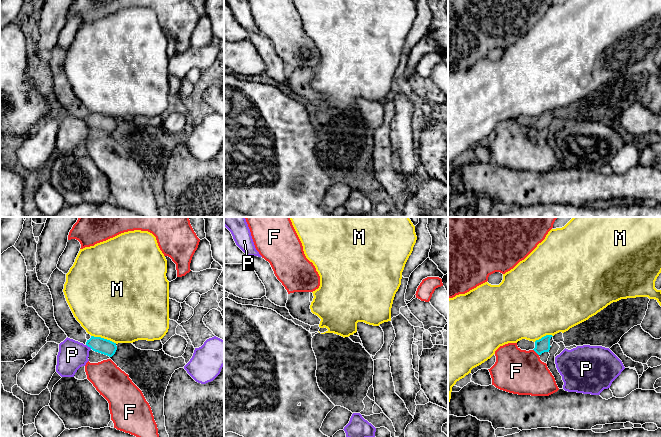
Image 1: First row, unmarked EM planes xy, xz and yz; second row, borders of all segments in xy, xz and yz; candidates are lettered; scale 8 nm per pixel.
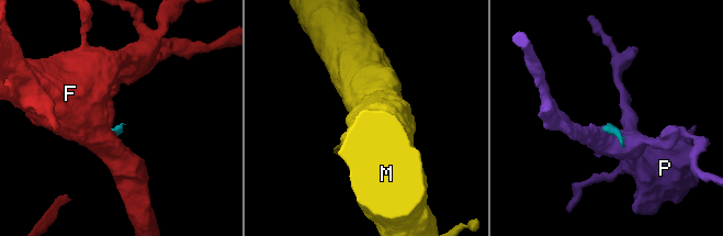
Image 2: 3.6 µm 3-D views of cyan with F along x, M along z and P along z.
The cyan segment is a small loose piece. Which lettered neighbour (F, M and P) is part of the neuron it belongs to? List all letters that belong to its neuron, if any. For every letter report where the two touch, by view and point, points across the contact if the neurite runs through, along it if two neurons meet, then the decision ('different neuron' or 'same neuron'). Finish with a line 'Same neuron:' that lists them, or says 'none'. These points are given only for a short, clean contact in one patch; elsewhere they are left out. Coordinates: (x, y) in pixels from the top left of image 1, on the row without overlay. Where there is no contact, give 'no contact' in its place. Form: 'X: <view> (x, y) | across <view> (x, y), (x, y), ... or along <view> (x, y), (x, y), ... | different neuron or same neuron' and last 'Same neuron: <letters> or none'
F: yz (535, 127) | along yz (533, 125), (538, 131) | different neuron
M: xy (103, 114) | along xy (91, 111), (103, 113), (116, 119) | different neuron
P: xy (89, 122) | along xy (86, 120), (91, 124) | different neuron
Same neuron: none

